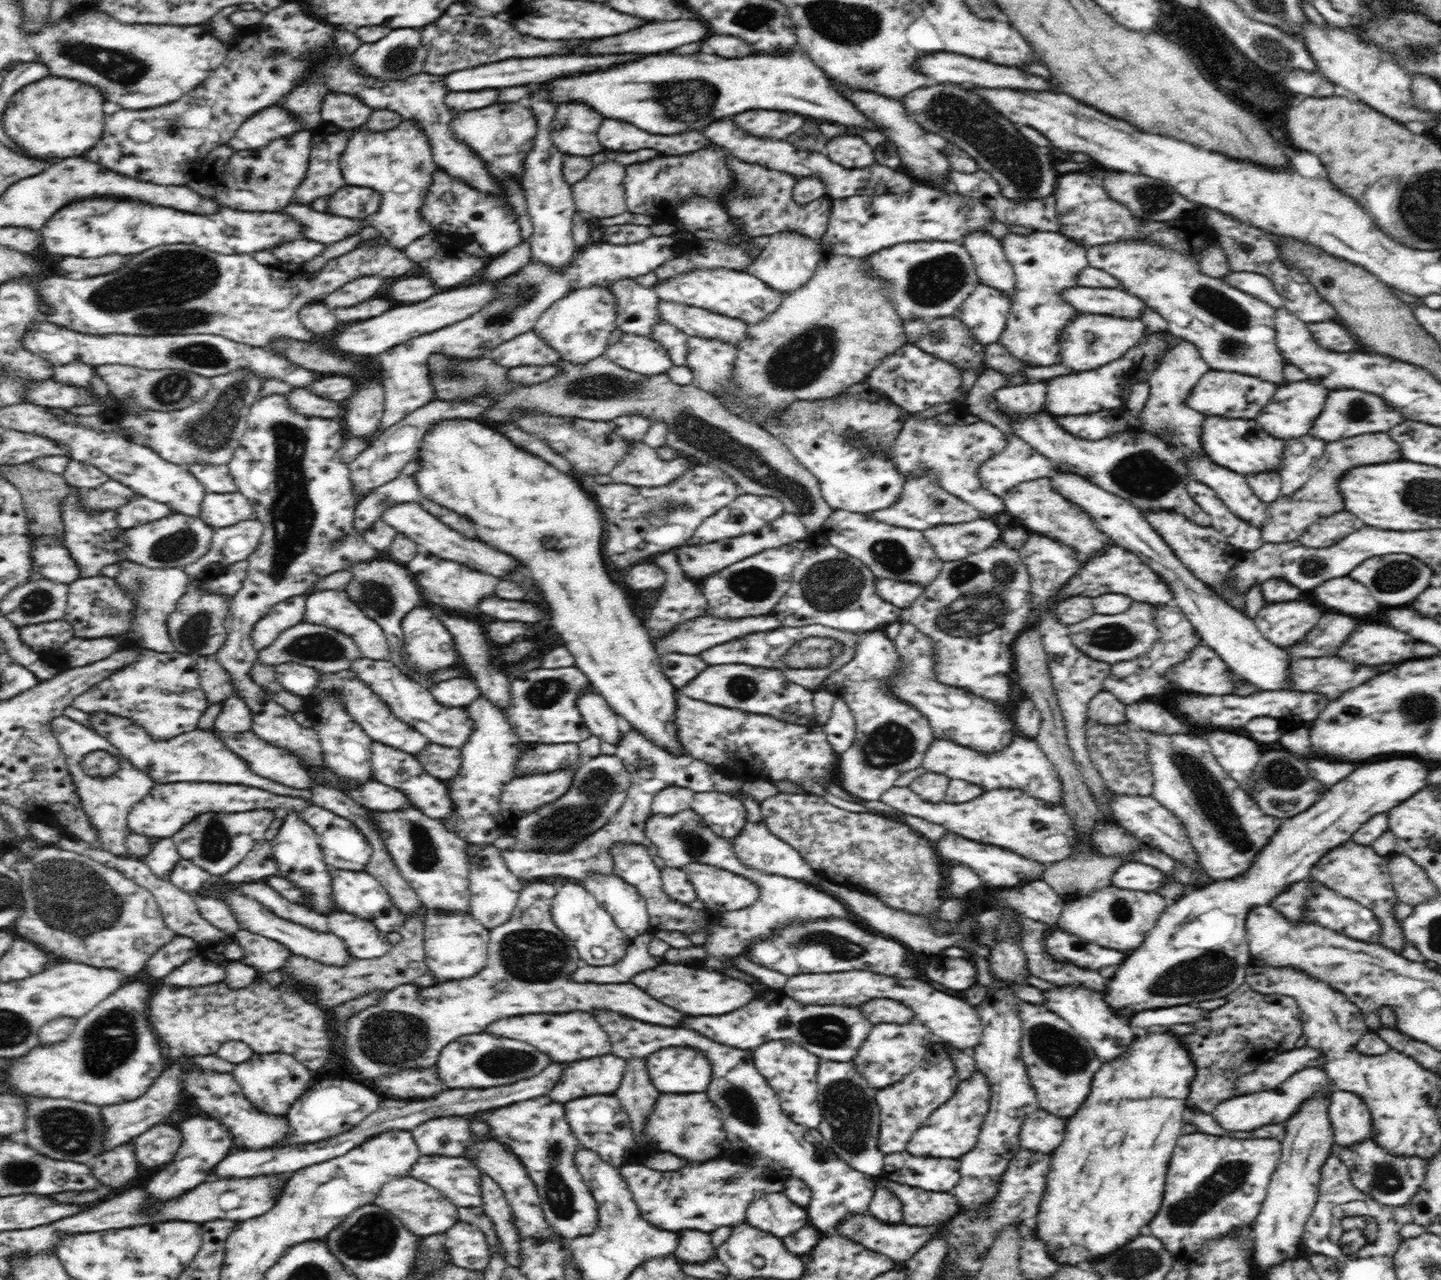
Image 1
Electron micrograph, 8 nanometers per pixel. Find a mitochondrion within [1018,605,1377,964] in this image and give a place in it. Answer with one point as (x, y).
(1208, 794)

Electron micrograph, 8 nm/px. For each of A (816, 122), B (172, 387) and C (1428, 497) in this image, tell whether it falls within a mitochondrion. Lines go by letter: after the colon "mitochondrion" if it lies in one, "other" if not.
A: other
B: mitochondrion
C: mitochondrion

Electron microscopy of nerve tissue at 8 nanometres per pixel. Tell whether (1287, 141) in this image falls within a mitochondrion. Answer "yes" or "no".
no

